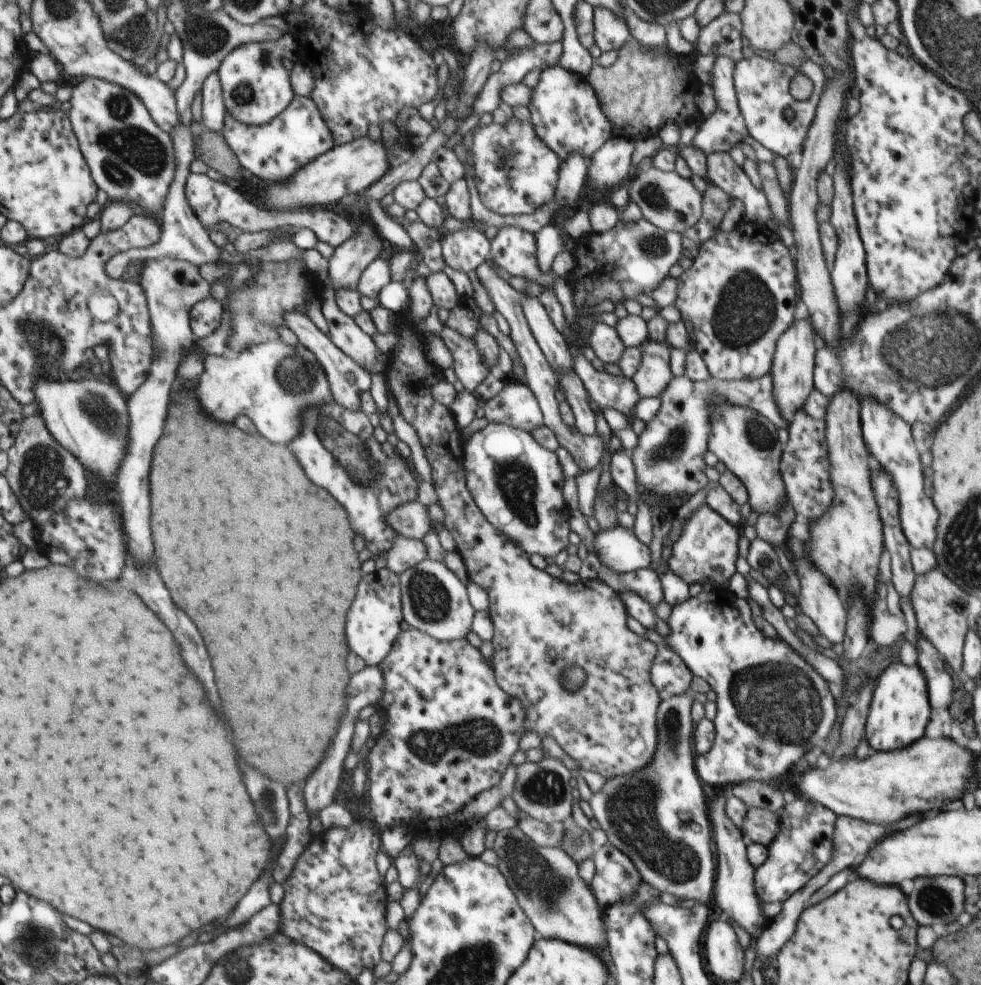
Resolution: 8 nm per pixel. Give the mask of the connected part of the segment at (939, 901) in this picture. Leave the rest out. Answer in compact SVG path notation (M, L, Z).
M920 877L912 884L908 906L919 925L946 926L965 911L965 886L961 877Z

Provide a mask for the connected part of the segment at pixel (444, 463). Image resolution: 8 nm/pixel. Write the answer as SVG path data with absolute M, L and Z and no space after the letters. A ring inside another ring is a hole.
M417 276L411 287L408 289L410 306L401 321L399 318L396 320L396 330L394 333L397 334L397 342L395 347L390 353L390 362L386 369L386 386L389 388L389 392L395 398L398 408L400 409L401 415L405 418L406 422L409 422L410 426L414 427L414 430L419 436L421 445L423 446L426 458L431 466L431 473L433 476L433 487L435 488L436 494L438 495L437 502L443 508L445 514L445 525L446 528L452 533L454 537L457 551L461 554L464 564L467 568L468 576L473 583L481 586L489 596L489 615L493 622L493 639L492 644L494 647L494 654L492 656L492 667L495 672L496 682L504 692L507 692L512 698L522 701L523 707L526 711L525 721L523 724L523 732L527 730L536 731L542 738L545 734L552 735L561 746L562 750L569 754L580 764L580 769L584 771L592 771L599 775L605 776L606 778L612 778L618 775L627 775L633 772L642 770L646 765L651 763L654 753L657 749L658 744L658 729L657 729L657 710L659 704L662 702L662 698L659 695L659 690L653 685L651 681L651 664L653 663L654 657L656 656L656 645L648 639L642 638L637 634L634 634L627 623L627 610L620 594L614 591L610 586L606 585L602 581L596 579L579 580L575 584L567 583L562 579L552 577L546 571L540 570L534 567L530 563L530 555L523 550L519 544L511 541L507 538L503 532L500 532L490 521L482 514L482 511L478 508L478 505L474 502L470 491L466 484L466 474L464 472L464 455L463 455L463 437L462 428L457 425L454 415L450 412L450 409L440 402L436 401L432 397L430 386L443 380L442 371L438 370L437 366L426 356L425 344L423 343L422 336L424 336L424 321L428 318L432 306L434 306L432 297L428 292L425 278ZM568 665L581 666L587 674L585 684L580 692L569 693L562 685L561 674Z

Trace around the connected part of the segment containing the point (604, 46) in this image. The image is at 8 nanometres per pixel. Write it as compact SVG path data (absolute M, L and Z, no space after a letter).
M593 7L593 27L596 46L602 52L620 50L632 38L624 19L604 7Z

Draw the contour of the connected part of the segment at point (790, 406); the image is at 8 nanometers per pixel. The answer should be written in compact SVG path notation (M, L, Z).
M796 319L790 325L790 328L786 329L782 336L779 336L776 350L774 351L770 372L773 393L779 413L788 424L793 421L798 410L803 408L806 399L815 388L813 379L815 354L817 353L817 349L814 347L816 346L814 343L815 335L815 330L807 321Z

